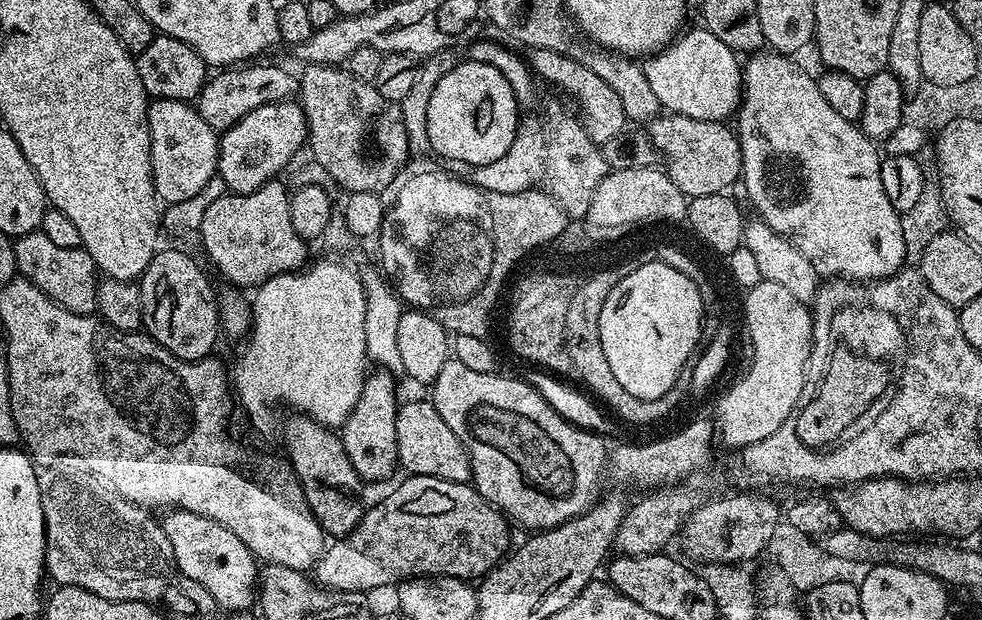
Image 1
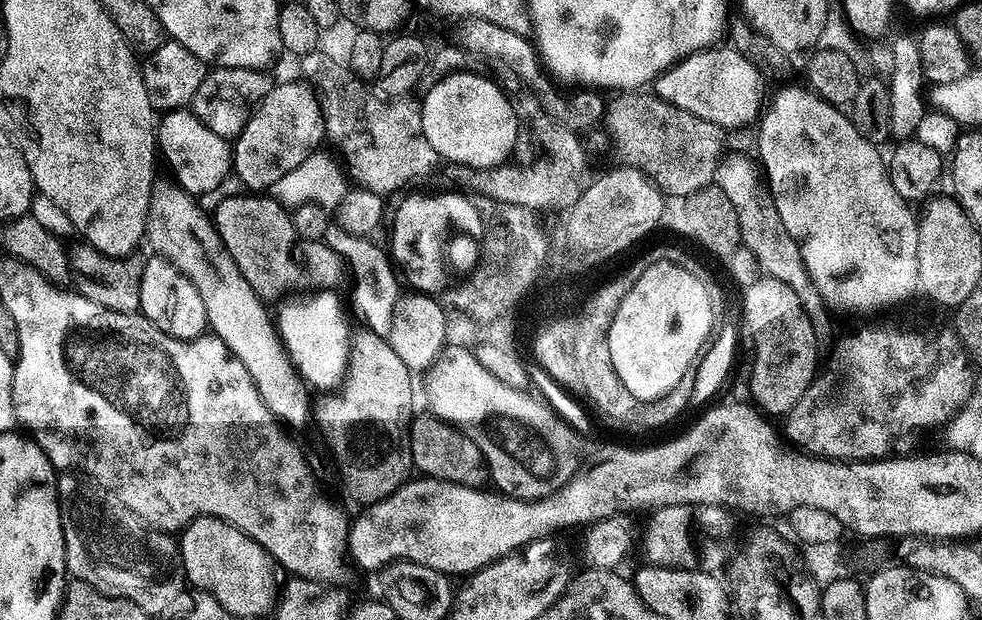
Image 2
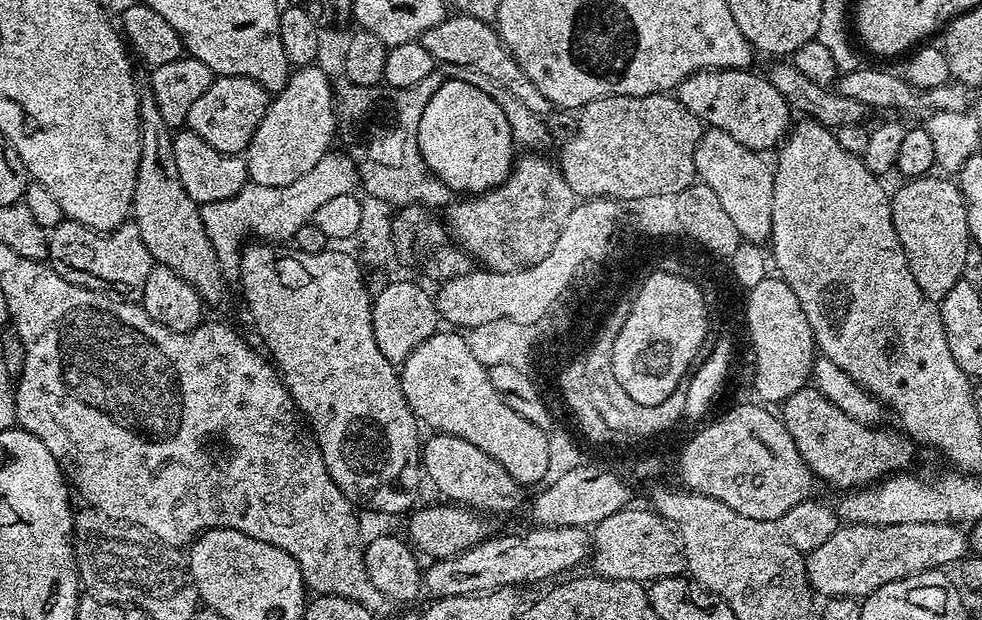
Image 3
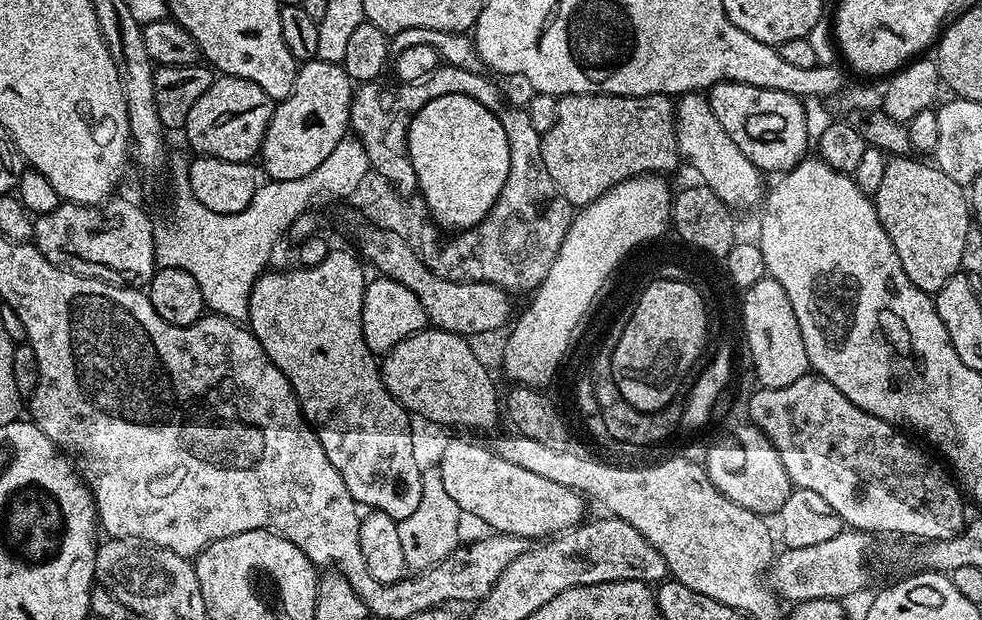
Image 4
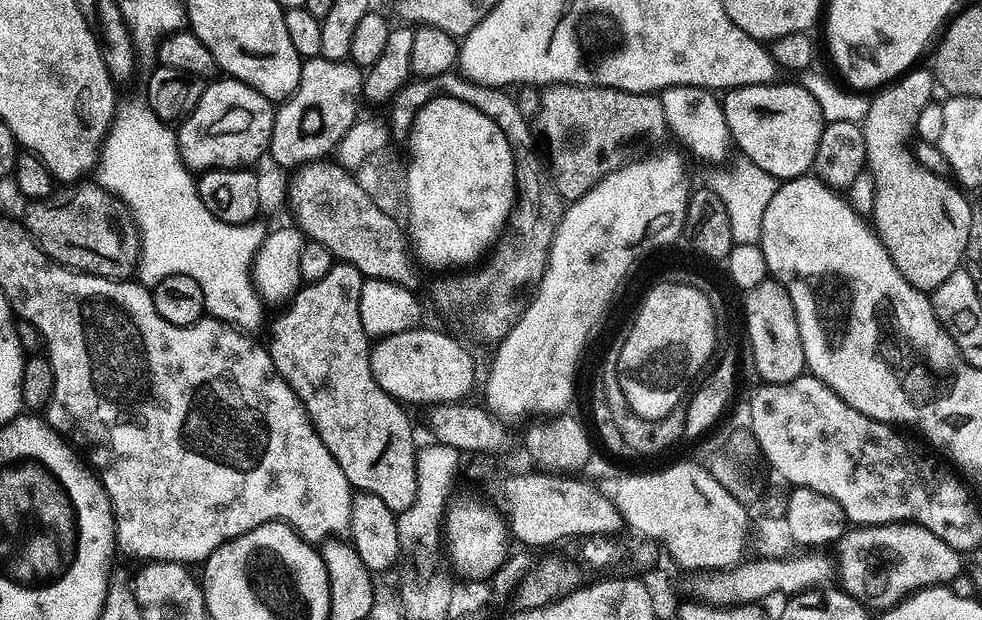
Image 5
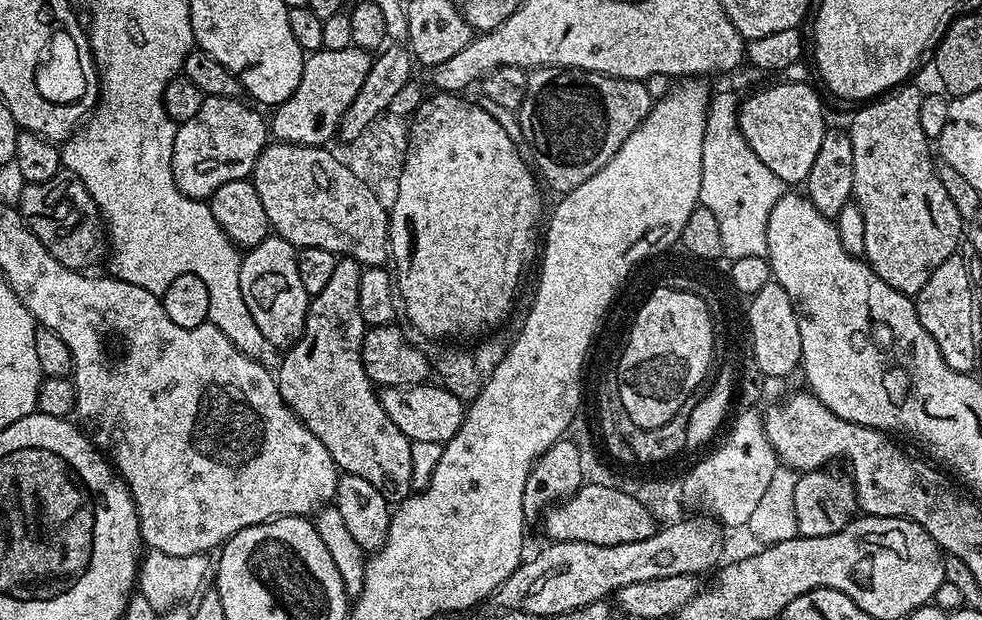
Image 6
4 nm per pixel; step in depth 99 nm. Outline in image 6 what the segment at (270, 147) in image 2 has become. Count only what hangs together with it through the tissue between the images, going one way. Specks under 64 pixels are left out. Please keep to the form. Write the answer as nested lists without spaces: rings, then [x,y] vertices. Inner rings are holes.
[[[351,47],[342,50],[321,48],[305,59],[302,82],[298,90],[286,98],[270,116],[270,132],[277,141],[286,144],[305,144],[311,148],[327,145],[328,139],[335,137],[340,119],[362,87],[370,73],[373,57],[363,48]]]

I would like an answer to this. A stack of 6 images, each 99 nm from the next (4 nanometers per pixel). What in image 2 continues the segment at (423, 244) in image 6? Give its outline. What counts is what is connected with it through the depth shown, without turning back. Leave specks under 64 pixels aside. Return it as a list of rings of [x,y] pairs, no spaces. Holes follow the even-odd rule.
[[[452,72],[435,81],[432,84],[433,88],[422,96],[421,130],[426,142],[430,142],[430,146],[439,154],[441,161],[449,160],[452,166],[496,168],[512,155],[512,147],[515,146],[516,120],[508,102],[509,95],[505,91],[502,92],[494,81],[487,80],[485,76],[477,72]]]

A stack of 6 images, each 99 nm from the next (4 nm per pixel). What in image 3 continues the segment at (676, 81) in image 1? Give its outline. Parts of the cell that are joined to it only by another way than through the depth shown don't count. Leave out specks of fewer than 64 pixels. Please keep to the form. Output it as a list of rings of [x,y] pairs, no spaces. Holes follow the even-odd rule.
[[[712,68],[708,72],[695,72],[680,83],[674,95],[682,102],[682,106],[691,110],[708,128],[725,131],[742,146],[748,147],[751,152],[764,154],[767,153],[767,148],[775,149],[787,137],[790,131],[790,123],[788,124],[790,109],[782,94],[778,94],[778,90],[770,86],[767,75],[755,76],[754,73],[755,71],[743,68]]]

